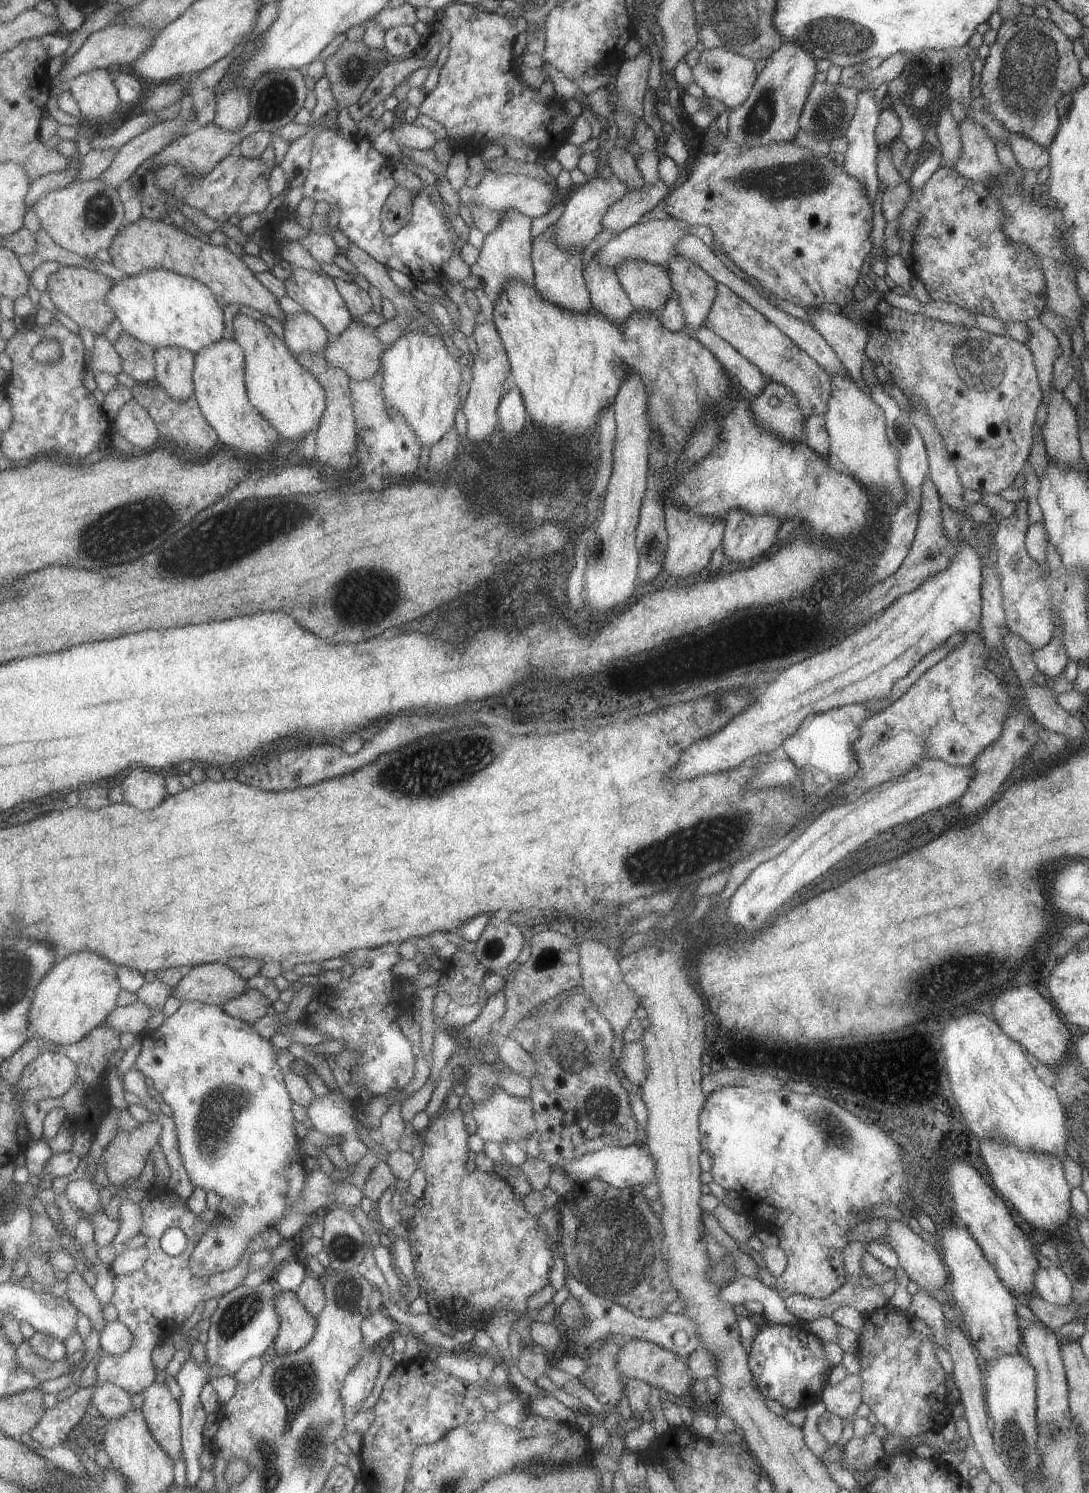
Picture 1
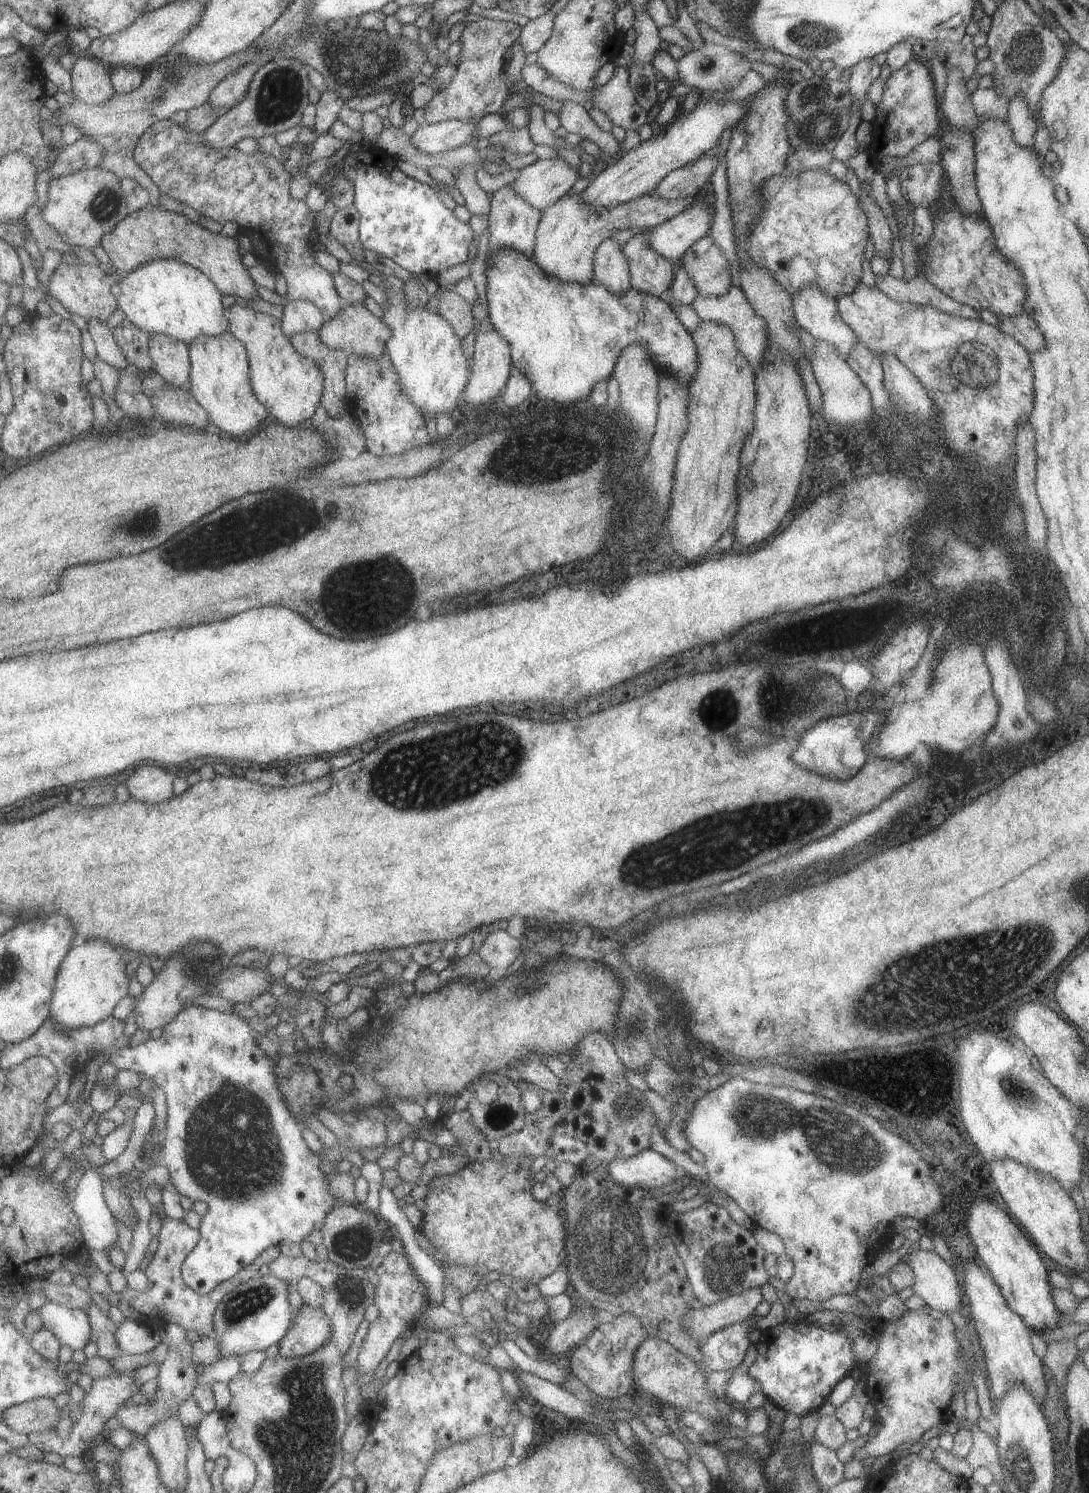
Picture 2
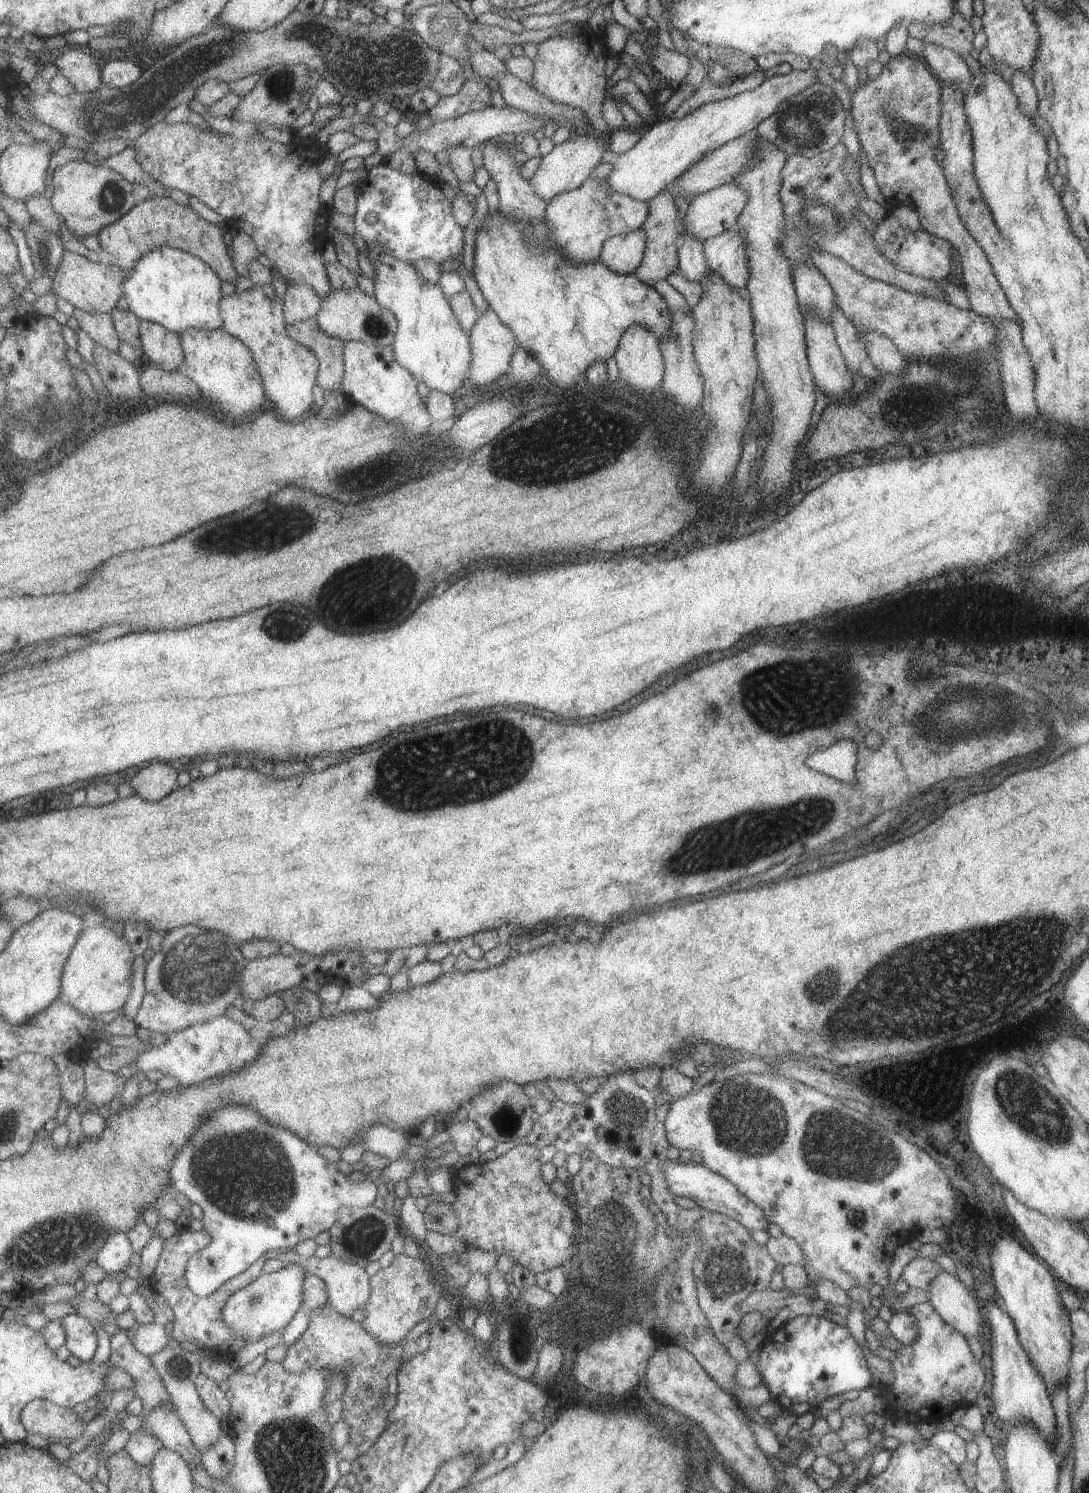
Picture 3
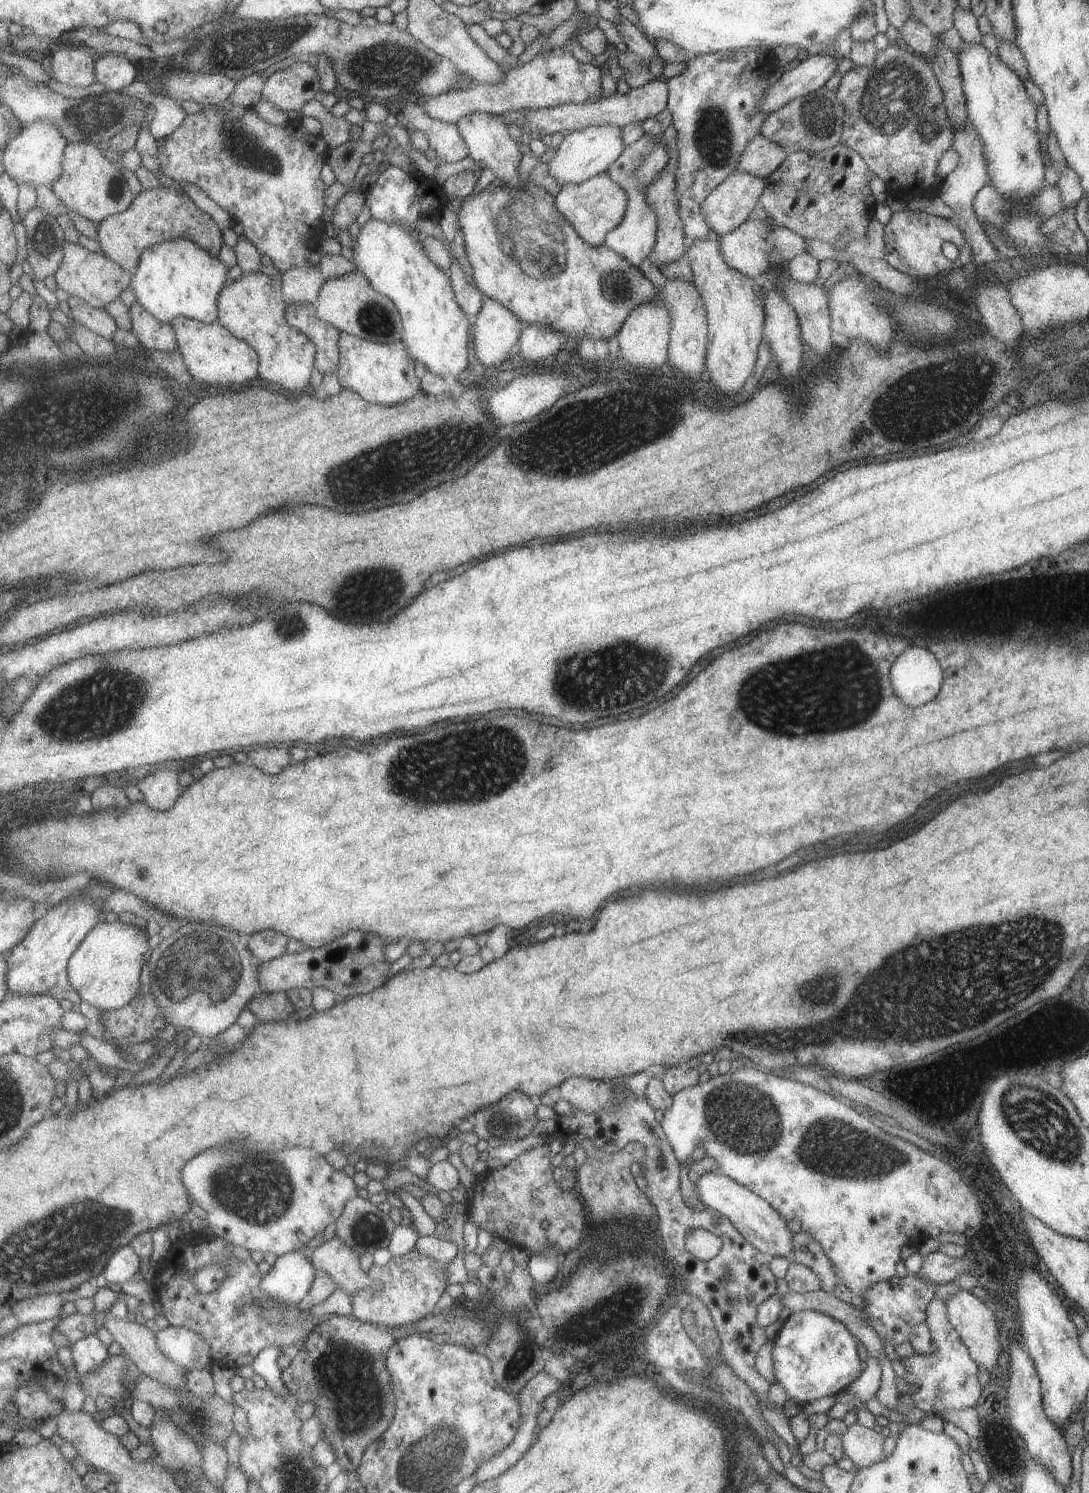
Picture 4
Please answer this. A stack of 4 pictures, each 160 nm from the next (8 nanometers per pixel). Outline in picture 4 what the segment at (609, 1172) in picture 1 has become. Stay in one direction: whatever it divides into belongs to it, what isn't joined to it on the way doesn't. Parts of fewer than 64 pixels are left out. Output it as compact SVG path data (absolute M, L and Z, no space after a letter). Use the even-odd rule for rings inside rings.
M705 1172L691 1179L693 1188L703 1205L723 1214L735 1226L735 1230L741 1234L741 1237L751 1244L752 1248L771 1257L784 1256L788 1259L792 1256L793 1233L787 1228L787 1221L779 1216L765 1200L719 1172Z

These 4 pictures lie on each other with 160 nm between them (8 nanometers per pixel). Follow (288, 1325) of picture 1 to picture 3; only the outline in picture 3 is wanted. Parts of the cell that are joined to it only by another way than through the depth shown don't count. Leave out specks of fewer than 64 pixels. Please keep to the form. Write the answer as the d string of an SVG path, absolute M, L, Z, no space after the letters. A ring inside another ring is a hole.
M330 1303L326 1306L308 1310L310 1326L301 1338L287 1348L283 1362L291 1373L305 1372L309 1368L325 1370L328 1375L341 1373L347 1378L347 1388L342 1396L344 1409L342 1418L350 1427L350 1442L359 1452L368 1452L389 1426L387 1398L397 1402L397 1372L405 1360L413 1355L427 1352L431 1347L431 1331L422 1334L414 1341L399 1344L381 1344L375 1336L365 1330L362 1324L339 1314Z

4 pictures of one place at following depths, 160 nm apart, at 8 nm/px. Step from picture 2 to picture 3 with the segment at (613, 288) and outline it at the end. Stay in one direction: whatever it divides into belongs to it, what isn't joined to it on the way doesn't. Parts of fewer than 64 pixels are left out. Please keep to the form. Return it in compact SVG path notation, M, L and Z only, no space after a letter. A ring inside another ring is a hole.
M643 230L618 234L603 241L598 261L603 262L611 272L631 274L639 266L643 250L645 250Z

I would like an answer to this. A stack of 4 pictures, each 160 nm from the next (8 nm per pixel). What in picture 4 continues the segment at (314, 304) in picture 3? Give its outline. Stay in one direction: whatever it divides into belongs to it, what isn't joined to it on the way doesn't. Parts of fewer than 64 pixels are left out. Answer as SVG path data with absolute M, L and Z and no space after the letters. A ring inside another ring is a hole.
M315 265L290 268L283 274L283 280L284 296L288 304L317 304L325 283L321 268Z

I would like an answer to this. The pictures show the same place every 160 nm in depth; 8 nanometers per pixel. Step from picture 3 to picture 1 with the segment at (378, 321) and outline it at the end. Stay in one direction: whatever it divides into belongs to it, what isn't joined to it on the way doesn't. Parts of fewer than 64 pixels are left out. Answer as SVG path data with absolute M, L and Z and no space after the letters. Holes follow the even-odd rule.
M354 321L341 336L332 338L323 355L331 364L343 368L352 380L367 380L382 371L384 352L377 328Z

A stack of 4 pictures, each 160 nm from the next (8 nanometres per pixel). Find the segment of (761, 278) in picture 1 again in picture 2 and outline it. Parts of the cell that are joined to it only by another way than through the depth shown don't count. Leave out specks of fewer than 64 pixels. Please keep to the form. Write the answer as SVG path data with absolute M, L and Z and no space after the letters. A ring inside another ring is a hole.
M807 170L796 177L773 175L762 186L760 195L762 212L747 237L747 254L767 269L791 296L805 285L818 286L835 300L838 296L852 293L861 278L861 261L867 242L868 222L848 185L835 180L827 171ZM578 194L563 195L541 212L532 257L539 268L548 275L568 283L587 284L594 280L592 262L595 249L602 240L610 239L620 230L651 229L679 214L692 201L671 199L655 195L638 196L630 201L608 207L593 207Z

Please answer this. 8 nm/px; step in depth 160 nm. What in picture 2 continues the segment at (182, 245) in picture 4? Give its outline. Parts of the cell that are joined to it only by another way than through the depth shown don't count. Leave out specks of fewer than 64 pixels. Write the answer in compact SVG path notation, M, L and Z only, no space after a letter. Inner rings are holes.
M157 259L143 265L126 274L123 280L115 282L112 291L125 318L150 334L165 333L190 345L198 336L221 336L229 330L230 321L225 315L224 294L206 272L181 259Z

